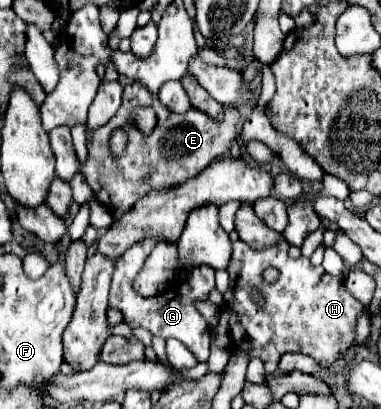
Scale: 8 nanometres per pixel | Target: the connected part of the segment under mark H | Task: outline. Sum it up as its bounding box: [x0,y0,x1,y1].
[227,238,361,374]

